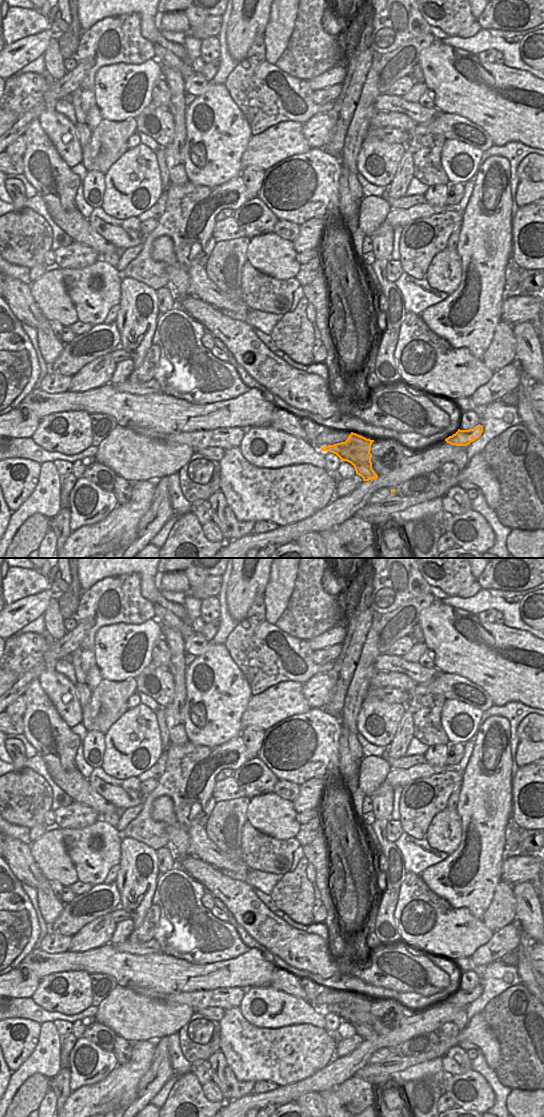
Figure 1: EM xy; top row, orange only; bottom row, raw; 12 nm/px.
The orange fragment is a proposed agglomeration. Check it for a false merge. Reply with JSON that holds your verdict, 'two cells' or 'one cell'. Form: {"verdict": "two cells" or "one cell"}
{"verdict": "two cells"}

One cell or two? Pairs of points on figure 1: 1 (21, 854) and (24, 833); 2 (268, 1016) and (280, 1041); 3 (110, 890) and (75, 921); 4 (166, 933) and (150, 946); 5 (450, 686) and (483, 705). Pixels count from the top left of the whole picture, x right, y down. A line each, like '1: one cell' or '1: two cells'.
1: two cells
2: two cells
3: one cell
4: two cells
5: one cell

